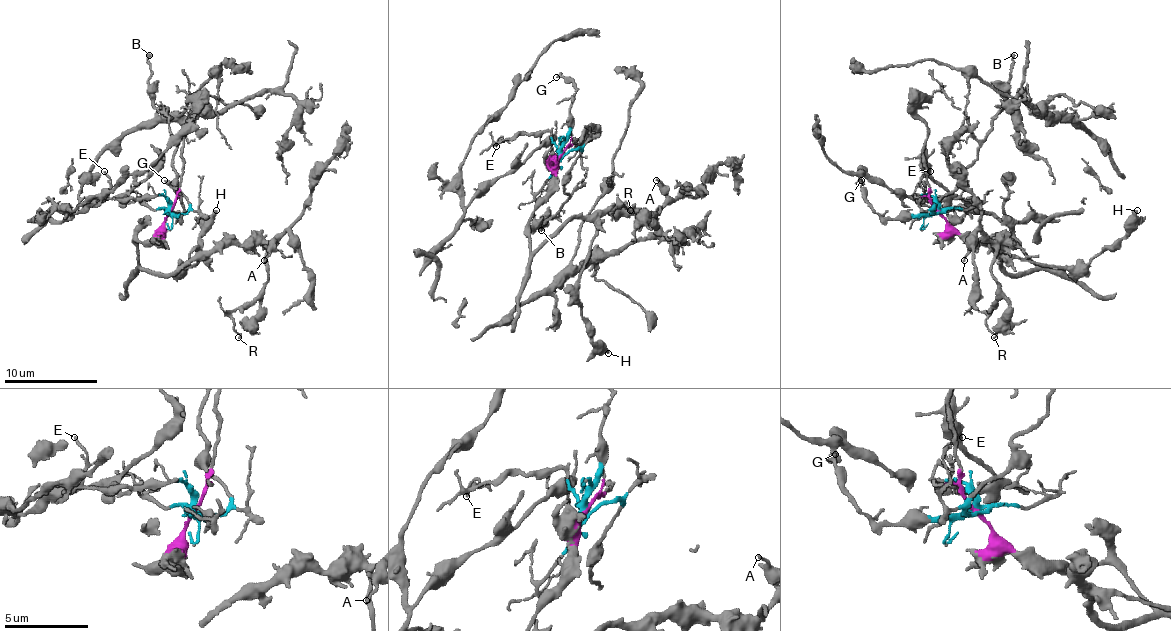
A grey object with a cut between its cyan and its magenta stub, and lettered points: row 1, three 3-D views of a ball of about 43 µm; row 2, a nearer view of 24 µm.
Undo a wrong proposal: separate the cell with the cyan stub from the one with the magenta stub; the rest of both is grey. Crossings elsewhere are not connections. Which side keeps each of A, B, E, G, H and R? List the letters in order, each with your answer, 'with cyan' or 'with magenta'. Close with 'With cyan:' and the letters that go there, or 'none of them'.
A: with magenta
B: with cyan
E: with cyan
G: with cyan
H: with magenta
R: with magenta
With cyan: B, E, G

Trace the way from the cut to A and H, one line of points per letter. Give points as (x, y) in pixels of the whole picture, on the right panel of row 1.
A: (938, 212), (961, 233), (991, 242), (1012, 240), (1035, 265), (1010, 275), (996, 242), (980, 240), (963, 261)
H: (938, 212), (961, 233), (1012, 240), (1035, 265), (1010, 275), (1003, 261), (1019, 256), (1086, 265), (1137, 210)

